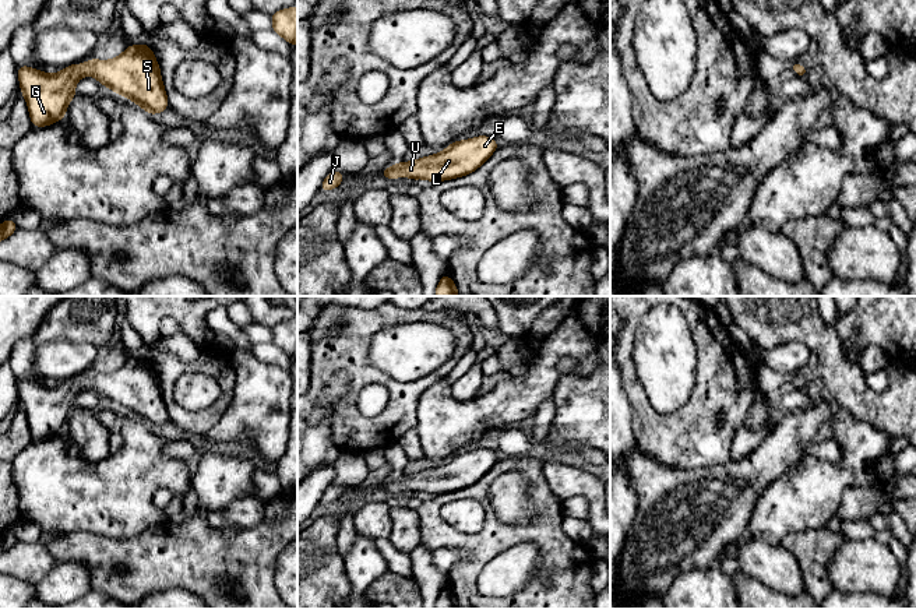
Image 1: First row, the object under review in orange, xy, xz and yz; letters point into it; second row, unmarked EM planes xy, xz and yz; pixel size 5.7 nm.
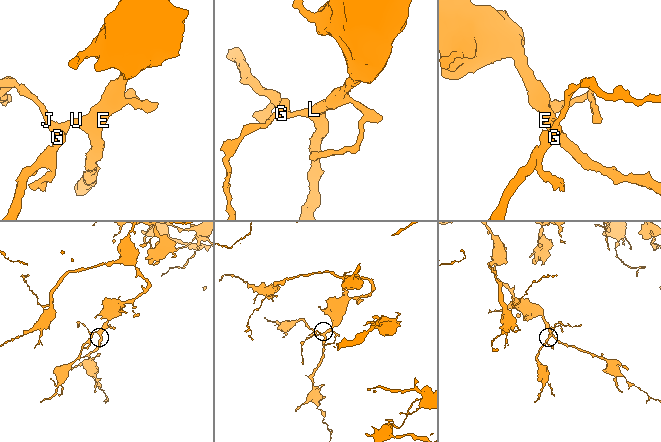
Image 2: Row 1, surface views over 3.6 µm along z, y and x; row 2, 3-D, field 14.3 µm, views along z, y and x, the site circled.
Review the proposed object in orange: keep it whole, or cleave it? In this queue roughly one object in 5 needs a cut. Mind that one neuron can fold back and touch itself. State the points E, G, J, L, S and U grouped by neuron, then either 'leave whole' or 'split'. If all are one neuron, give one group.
groups E G J L S U; leave whole

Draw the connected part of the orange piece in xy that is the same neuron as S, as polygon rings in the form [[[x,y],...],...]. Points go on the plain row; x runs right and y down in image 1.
[[[144,356],[131,358],[112,373],[91,372],[71,377],[57,387],[18,379],[18,392],[32,439],[45,440],[64,432],[75,409],[80,391],[91,388],[117,408],[135,415],[147,426],[156,427],[168,419],[159,377],[152,362]]]

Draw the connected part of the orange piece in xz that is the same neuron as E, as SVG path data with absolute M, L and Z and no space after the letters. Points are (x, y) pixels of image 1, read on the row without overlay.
M486 448L455 454L438 467L412 475L397 475L394 479L383 482L381 489L394 494L399 487L433 496L457 492L475 485L497 461L496 453Z

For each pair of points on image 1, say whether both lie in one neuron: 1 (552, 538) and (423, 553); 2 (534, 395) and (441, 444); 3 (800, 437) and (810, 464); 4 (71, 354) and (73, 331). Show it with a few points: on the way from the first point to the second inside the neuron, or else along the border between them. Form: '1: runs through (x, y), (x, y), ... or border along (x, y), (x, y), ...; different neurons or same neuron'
1: border along (420, 542), (432, 552); different neurons
2: runs through (511, 401), (464, 422); same neuron
3: border along (807, 454), (781, 475); different neurons
4: border along (41, 344), (52, 341), (87, 341), (98, 348); different neurons

